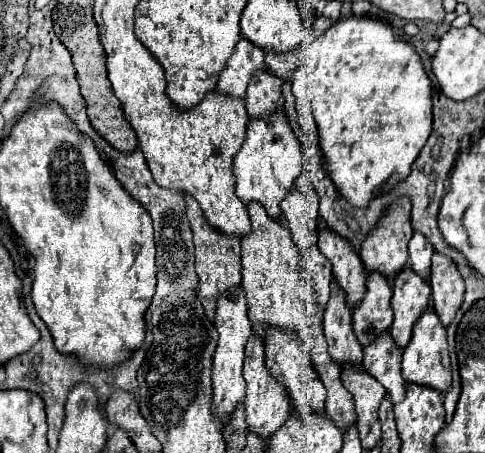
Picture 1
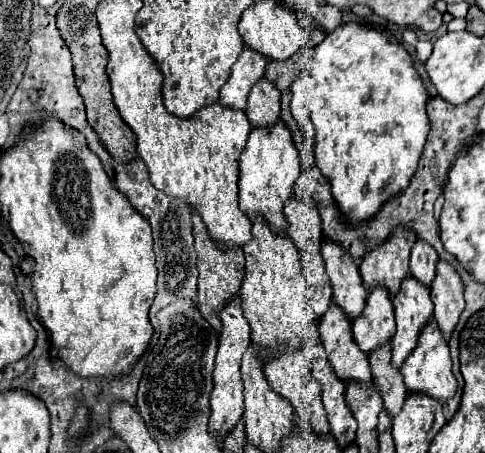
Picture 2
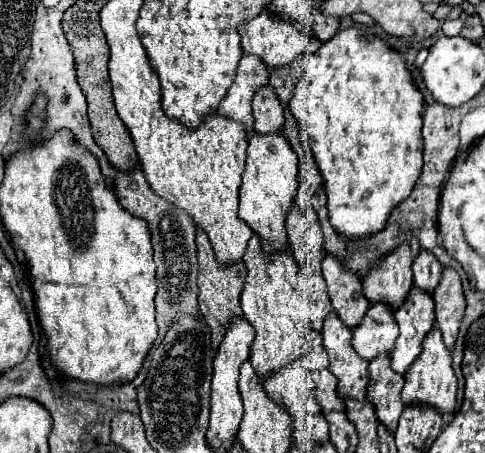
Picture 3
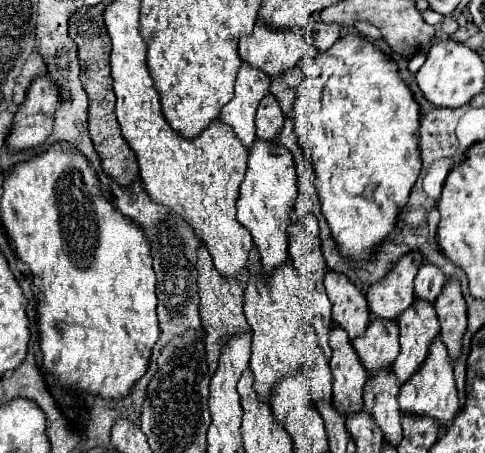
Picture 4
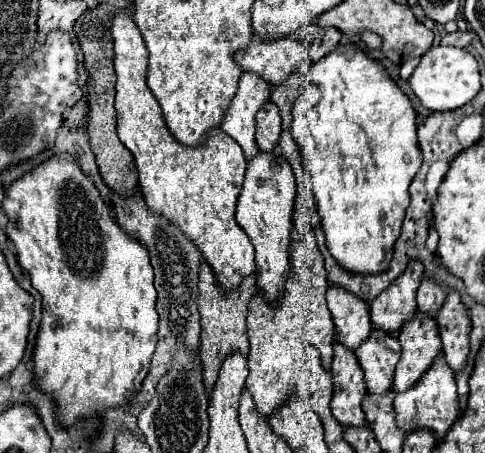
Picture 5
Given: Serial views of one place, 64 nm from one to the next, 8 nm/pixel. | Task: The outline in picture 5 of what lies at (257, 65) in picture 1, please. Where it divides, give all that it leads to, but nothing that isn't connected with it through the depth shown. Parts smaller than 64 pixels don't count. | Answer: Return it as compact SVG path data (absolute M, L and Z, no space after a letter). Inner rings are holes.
M242 74L238 92L232 98L230 108L220 126L230 138L234 138L240 144L246 160L252 160L252 156L260 152L254 140L254 124L256 124L256 112L266 104L268 98L270 98L270 86L264 84L260 76Z

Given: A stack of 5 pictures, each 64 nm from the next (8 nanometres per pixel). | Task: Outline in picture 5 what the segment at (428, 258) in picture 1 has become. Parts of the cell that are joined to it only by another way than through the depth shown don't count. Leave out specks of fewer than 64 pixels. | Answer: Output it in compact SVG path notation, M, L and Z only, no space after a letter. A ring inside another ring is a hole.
M424 276L418 288L418 310L428 314L430 318L436 318L444 300L446 300L446 292L434 280L428 280L428 276Z

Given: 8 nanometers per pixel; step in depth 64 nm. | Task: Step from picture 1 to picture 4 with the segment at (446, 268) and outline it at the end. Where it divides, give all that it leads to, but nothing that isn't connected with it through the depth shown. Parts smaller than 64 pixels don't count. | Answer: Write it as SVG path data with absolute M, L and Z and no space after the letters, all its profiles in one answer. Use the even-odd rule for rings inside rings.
M448 280L440 298L434 304L440 320L440 340L448 348L448 358L454 362L462 354L462 336L466 332L466 302L458 280Z

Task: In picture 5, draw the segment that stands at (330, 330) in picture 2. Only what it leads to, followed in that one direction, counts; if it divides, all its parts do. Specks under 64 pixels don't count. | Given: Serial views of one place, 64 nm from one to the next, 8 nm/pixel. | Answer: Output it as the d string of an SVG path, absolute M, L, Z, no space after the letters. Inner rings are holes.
M334 344L334 362L332 362L332 414L342 426L364 426L364 412L360 408L366 394L364 372L354 356L342 344Z

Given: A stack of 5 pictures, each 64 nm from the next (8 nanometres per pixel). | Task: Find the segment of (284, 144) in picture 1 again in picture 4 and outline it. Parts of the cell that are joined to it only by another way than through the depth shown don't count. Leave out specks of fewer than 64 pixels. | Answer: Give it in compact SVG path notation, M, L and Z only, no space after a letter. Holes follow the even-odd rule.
M256 140L248 154L248 170L240 184L240 198L236 204L236 220L248 228L252 240L260 252L264 274L272 274L274 268L288 262L288 226L290 210L296 198L296 170L292 154L278 142Z

